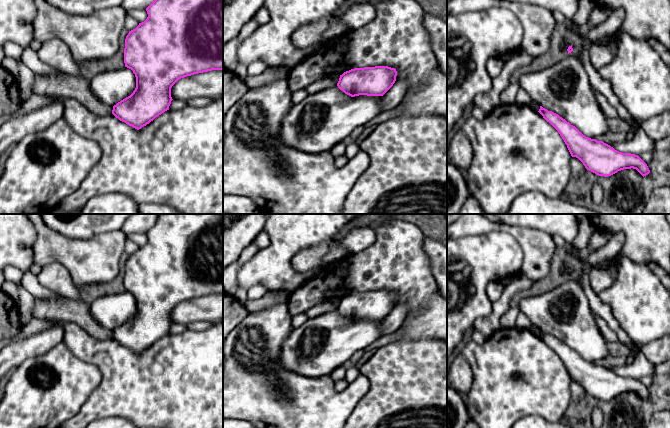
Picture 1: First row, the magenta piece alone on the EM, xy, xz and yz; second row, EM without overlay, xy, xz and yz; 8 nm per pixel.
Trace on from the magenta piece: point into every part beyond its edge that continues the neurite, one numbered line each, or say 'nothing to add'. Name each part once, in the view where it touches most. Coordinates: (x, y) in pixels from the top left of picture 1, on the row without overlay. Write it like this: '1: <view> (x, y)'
nothing to add

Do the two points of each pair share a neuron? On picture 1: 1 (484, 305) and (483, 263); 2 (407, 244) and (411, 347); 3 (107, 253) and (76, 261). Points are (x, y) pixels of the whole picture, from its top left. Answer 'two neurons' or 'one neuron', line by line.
1: one neuron
2: two neurons
3: one neuron

